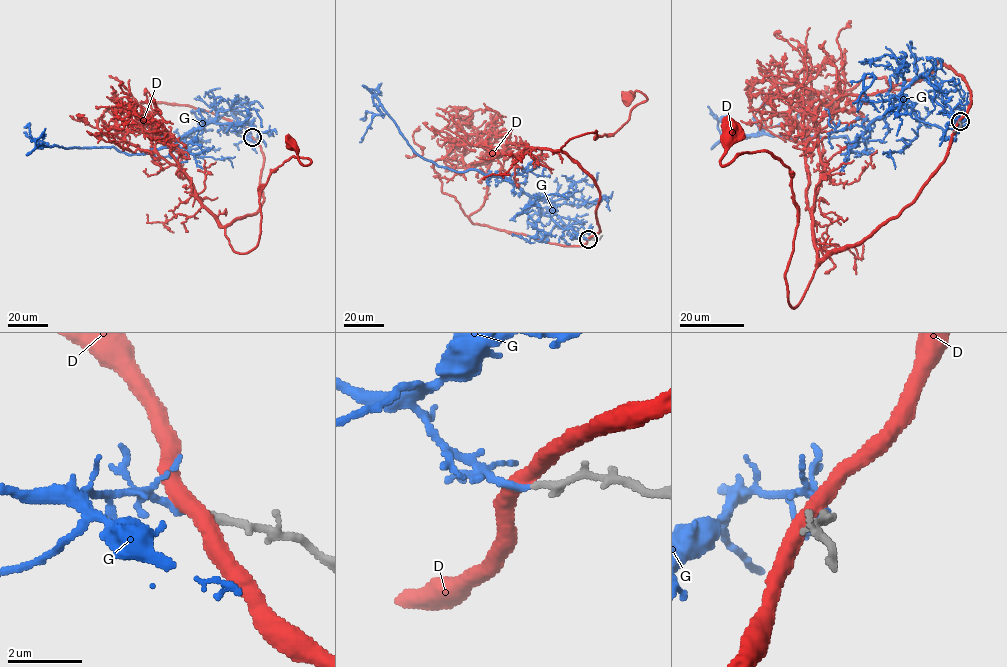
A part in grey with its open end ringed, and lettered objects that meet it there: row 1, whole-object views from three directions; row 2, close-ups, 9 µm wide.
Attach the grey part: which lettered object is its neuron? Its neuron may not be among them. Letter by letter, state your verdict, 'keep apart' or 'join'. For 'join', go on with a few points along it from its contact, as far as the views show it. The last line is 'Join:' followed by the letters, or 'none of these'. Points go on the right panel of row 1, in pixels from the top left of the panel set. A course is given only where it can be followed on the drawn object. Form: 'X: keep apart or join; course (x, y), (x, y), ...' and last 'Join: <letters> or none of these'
D: keep apart
G: join; course (960, 120), (926, 96), (879, 116), (850, 148), (846, 136), (743, 136), (759, 126), (780, 126), (803, 112)
Join: G

